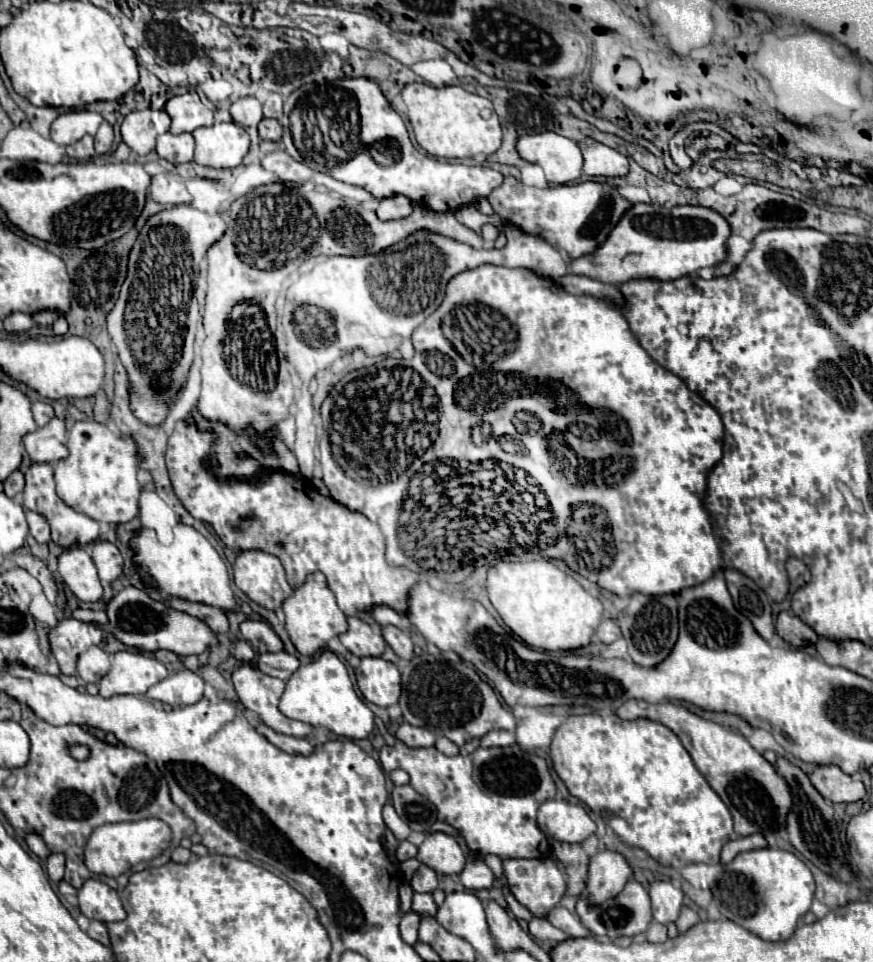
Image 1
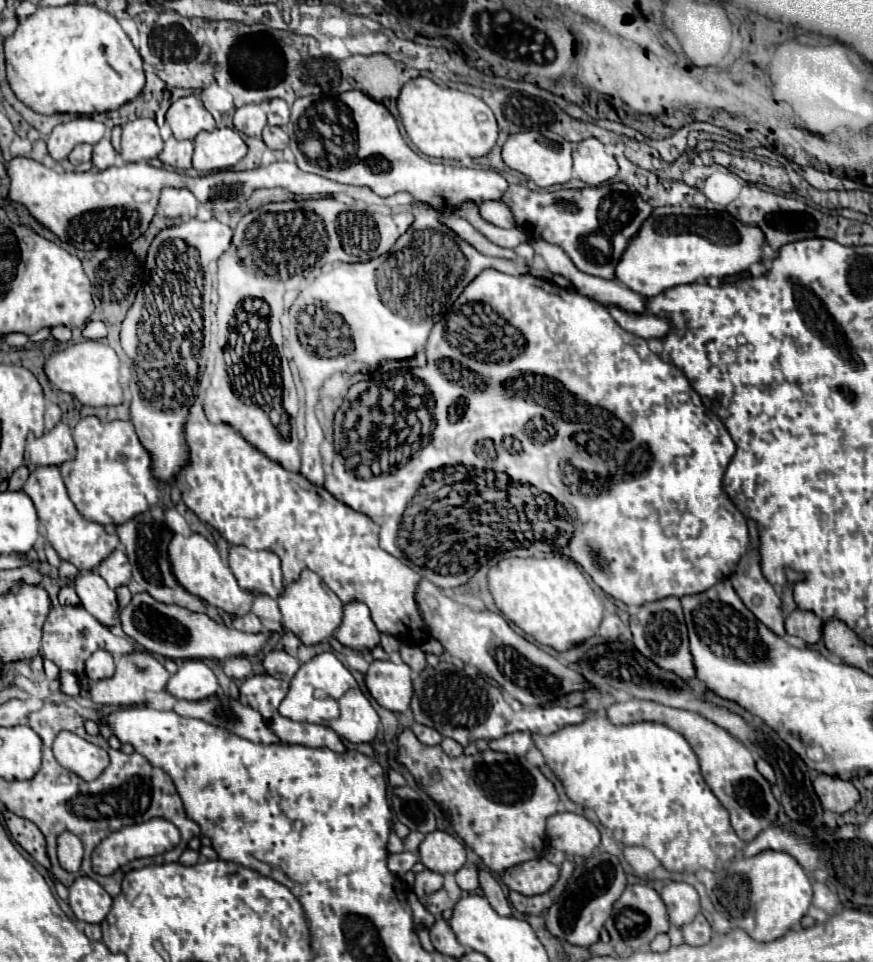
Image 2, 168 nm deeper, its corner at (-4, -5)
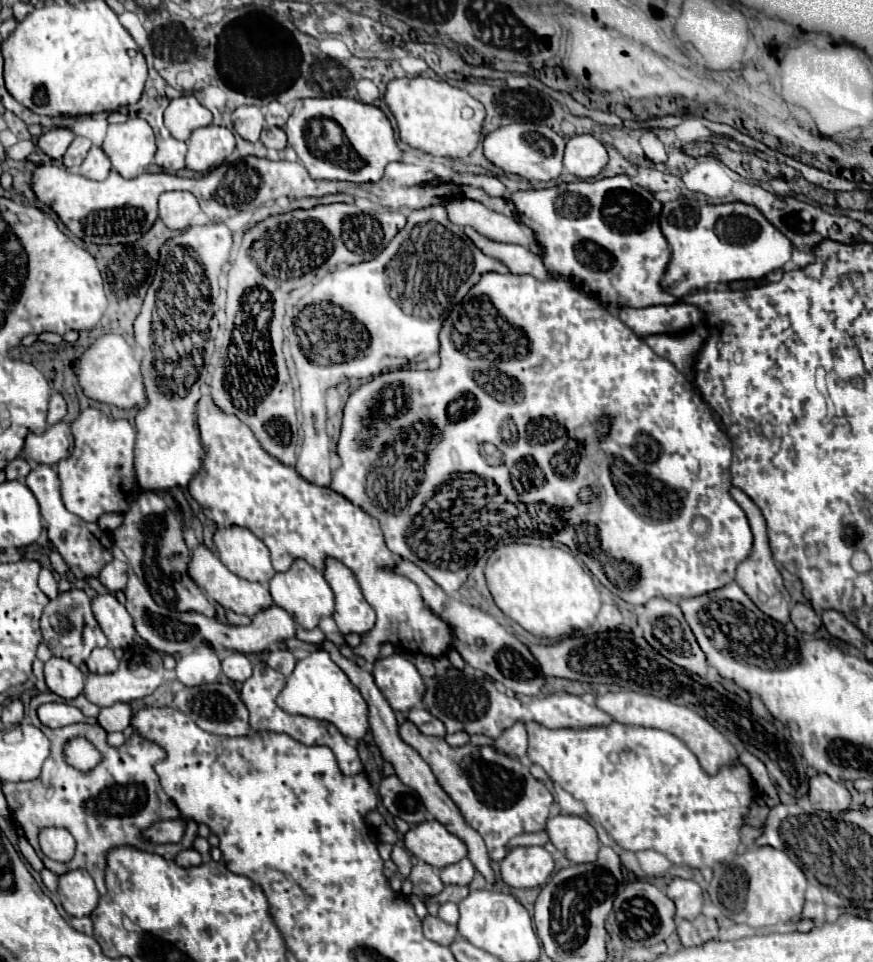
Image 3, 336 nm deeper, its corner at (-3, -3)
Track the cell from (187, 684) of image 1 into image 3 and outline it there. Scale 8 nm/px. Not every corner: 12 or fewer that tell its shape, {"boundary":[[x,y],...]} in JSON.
{"boundary":[[201,645],[177,661],[185,687],[213,683],[221,659]]}

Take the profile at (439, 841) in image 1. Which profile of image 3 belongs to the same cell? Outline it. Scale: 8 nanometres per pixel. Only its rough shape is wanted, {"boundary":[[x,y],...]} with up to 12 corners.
{"boundary":[[439,821],[419,823],[405,847],[421,861],[443,869],[467,847]]}

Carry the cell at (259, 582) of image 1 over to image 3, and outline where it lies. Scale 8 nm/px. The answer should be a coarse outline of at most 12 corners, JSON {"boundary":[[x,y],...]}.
{"boundary":[[245,527],[213,537],[223,565],[267,585],[269,549]]}

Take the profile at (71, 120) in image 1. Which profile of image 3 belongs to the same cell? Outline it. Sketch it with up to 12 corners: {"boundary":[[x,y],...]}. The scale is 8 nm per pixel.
{"boundary":[[59,127],[43,133],[39,149],[61,159],[75,139],[71,129]]}

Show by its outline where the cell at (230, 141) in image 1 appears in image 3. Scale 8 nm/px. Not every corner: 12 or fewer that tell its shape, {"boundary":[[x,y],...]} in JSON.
{"boundary":[[207,125],[189,137],[187,169],[205,173],[235,149],[227,127]]}

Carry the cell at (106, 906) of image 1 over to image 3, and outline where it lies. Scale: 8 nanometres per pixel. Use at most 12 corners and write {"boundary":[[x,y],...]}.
{"boundary":[[85,869],[59,877],[59,899],[73,917],[89,917],[99,891]]}

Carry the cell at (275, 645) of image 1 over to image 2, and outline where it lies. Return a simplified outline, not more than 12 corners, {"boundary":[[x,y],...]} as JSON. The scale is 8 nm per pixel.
{"boundary":[[254,613],[234,617],[234,627],[246,633],[262,631]]}

